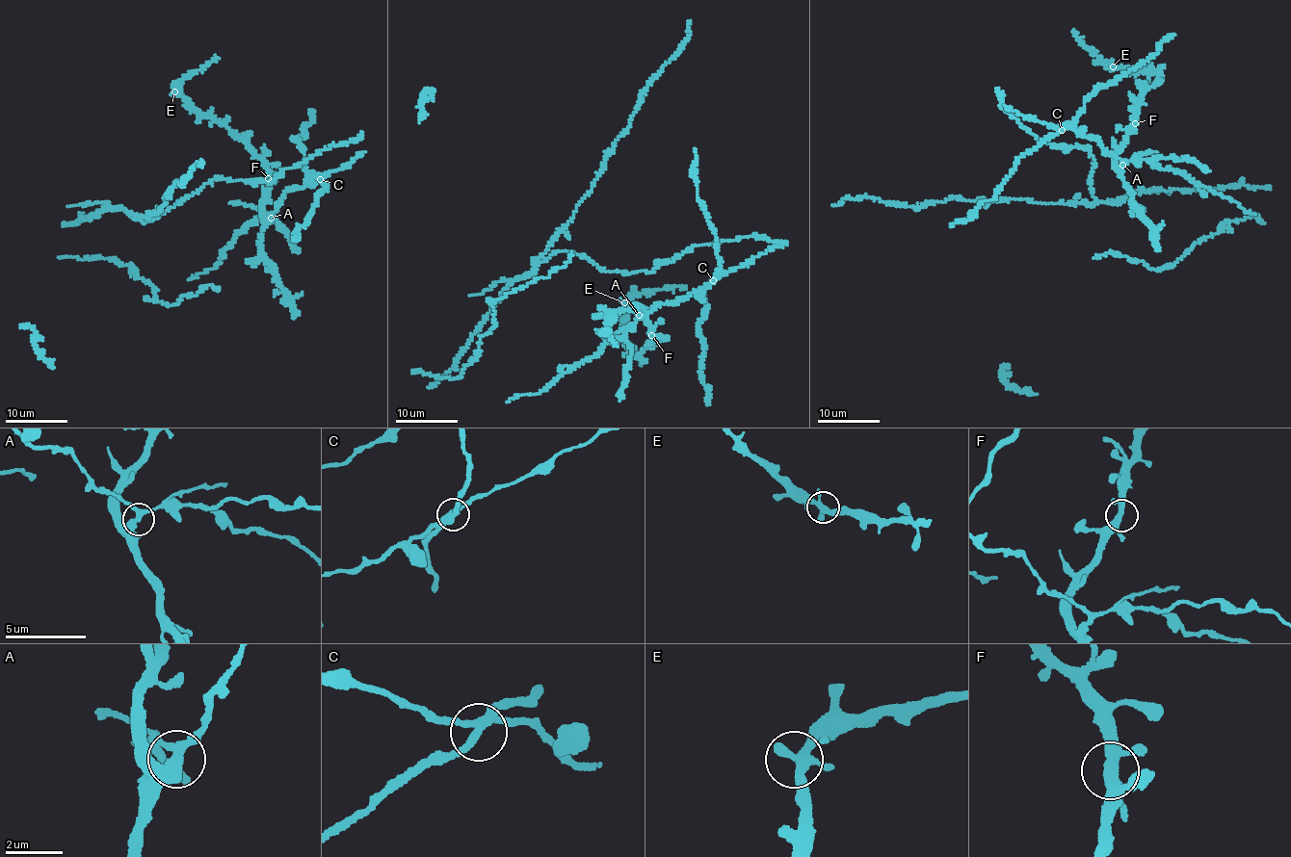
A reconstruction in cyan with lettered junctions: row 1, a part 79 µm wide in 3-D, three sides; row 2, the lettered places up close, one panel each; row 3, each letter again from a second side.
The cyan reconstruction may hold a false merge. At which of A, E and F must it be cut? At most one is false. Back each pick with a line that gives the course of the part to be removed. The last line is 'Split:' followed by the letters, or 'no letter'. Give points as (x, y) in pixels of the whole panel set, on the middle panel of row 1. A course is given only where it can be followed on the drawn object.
Split: A

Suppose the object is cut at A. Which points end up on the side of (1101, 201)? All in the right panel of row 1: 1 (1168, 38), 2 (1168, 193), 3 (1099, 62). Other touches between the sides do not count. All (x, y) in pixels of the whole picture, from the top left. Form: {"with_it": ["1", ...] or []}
{"with_it": ["1", "2"]}

